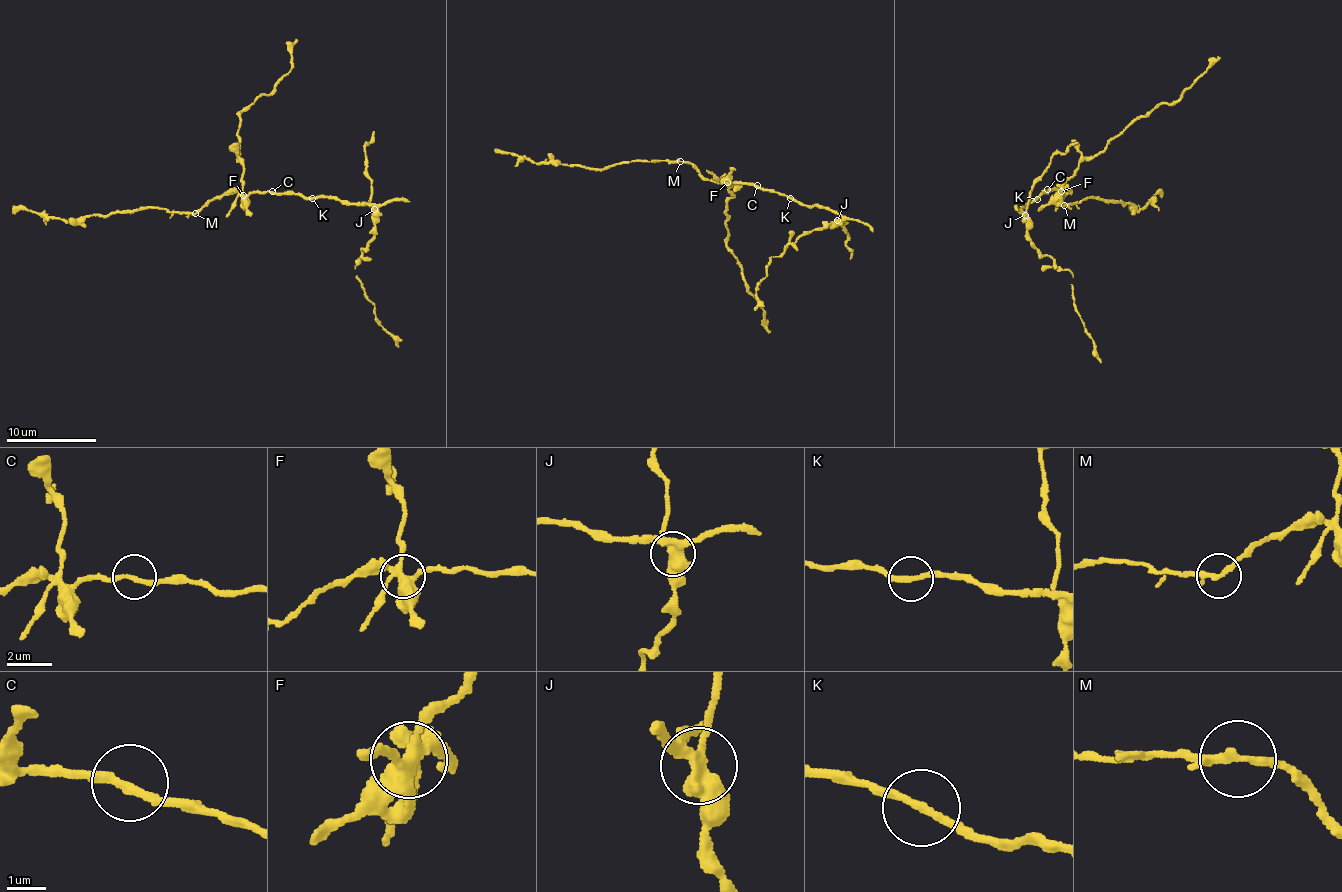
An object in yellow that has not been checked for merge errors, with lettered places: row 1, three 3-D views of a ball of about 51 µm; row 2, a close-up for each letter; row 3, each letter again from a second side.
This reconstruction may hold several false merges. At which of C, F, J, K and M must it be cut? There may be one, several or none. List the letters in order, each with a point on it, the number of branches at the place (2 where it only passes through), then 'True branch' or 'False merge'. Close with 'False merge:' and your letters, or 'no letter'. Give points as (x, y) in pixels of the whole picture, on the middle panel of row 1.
C: Place: (757, 185). Branches: 2. True branch
F: Place: (727, 182). Branches: 5. False merge
J: Place: (837, 220). Branches: 4. False merge
K: Place: (790, 198). Branches: 2. True branch
M: Place: (680, 161). Branches: 3. False merge
False merge: F, J, M

